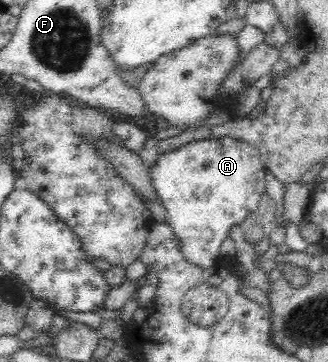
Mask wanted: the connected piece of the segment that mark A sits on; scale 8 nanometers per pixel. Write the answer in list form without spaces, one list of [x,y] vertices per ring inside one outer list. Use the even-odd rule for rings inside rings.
[[[219,137],[193,140],[173,150],[160,152],[154,163],[148,167],[147,175],[158,202],[165,207],[166,224],[178,241],[178,250],[185,262],[202,269],[212,268],[221,259],[219,247],[225,241],[229,227],[235,223],[240,224],[245,216],[253,213],[261,195],[266,191],[264,173],[267,169],[260,153],[244,141]]]

